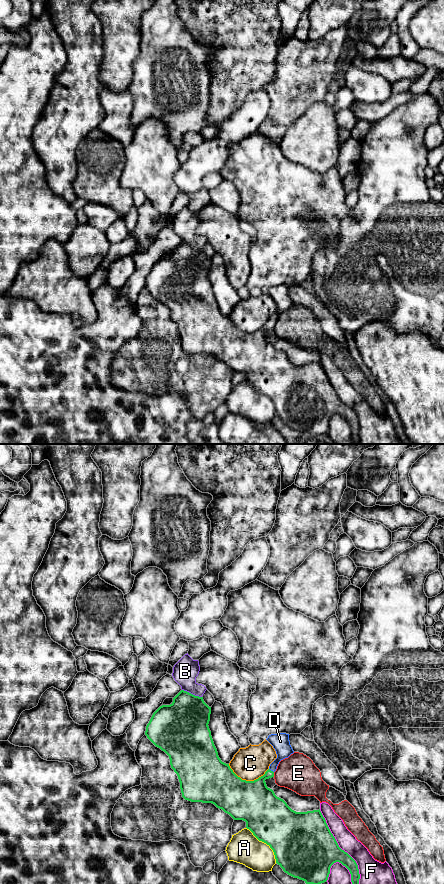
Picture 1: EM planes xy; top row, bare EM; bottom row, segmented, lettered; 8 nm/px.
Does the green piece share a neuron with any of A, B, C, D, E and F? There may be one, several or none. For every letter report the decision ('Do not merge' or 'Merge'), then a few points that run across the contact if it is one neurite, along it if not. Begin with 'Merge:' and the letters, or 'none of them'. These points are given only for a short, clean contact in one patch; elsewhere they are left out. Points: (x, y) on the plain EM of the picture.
Merge: D
A: Do not merge
B: Do not merge
C: Do not merge
D: Merge. Line: xy (255, 349), (260, 333), (270, 322), (280, 308), (280, 293)
E: Do not merge
F: Do not merge

